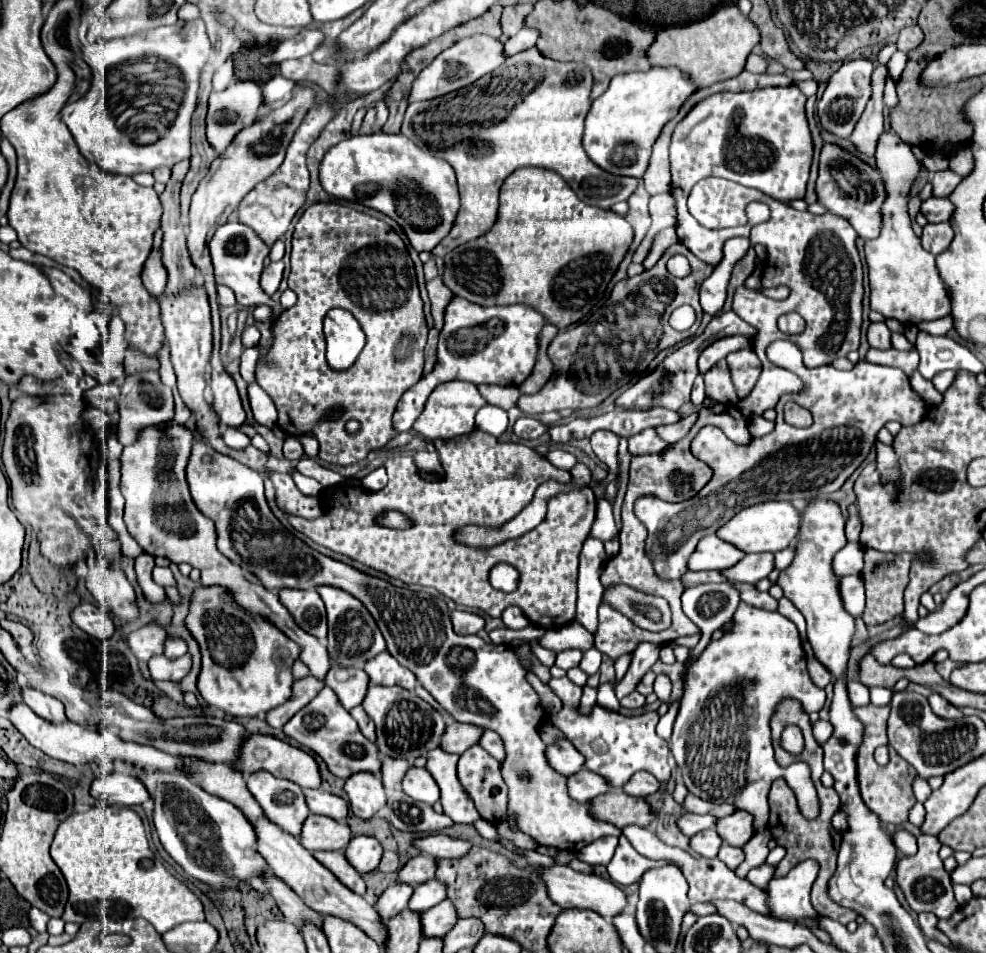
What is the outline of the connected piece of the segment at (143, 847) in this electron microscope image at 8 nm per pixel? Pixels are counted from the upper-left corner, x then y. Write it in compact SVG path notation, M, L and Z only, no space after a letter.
M106 805L72 813L56 829L50 855L70 887L62 915L64 921L84 923L88 919L120 921L142 917L150 921L158 933L166 933L186 921L204 921L200 899L172 877L162 863L154 861L144 823L130 807Z

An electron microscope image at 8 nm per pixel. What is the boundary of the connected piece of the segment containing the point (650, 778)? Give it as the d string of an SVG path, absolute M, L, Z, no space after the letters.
M638 771L624 785L624 791L632 797L646 797L650 793L656 793L658 787L660 787L660 783L654 779L654 775L648 775L646 771Z

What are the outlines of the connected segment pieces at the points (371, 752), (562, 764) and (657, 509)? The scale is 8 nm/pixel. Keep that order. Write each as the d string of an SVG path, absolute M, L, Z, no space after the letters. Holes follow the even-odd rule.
M324 687L304 709L300 709L284 725L284 733L296 739L300 745L314 751L316 755L320 755L328 765L330 773L334 773L340 779L348 779L348 775L358 771L370 771L370 773L380 771L380 757L376 745L364 739L356 721L344 707L340 707L340 701L336 699L336 693L330 687Z
M558 737L552 745L546 747L546 761L560 775L572 775L582 769L584 757L566 737Z
M789 339L773 342L766 354L774 365L788 366L792 373L802 377L804 383L800 393L786 393L780 397L774 431L752 439L748 445L736 445L724 437L718 427L702 427L690 449L698 459L712 467L712 479L700 493L680 503L668 503L654 495L638 497L634 503L634 515L648 529L646 557L650 559L656 577L664 581L680 579L688 571L688 555L692 555L696 543L704 535L716 533L744 507L764 501L824 499L828 493L840 489L866 459L876 441L876 433L886 421L914 425L926 415L926 401L910 387L908 375L898 367L858 361L850 371L838 371L832 365L808 369L802 365L800 349ZM788 401L794 401L812 413L812 427L794 429L784 423L782 407Z

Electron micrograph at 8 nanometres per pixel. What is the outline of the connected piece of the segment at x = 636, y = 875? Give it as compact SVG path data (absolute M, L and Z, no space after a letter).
M620 835L620 845L612 857L612 861L608 863L608 873L612 880L618 884L630 885L640 881L642 873L648 871L650 867L658 867L672 864L668 860L654 861L640 857L640 853L636 853L628 839L624 839L624 835Z

